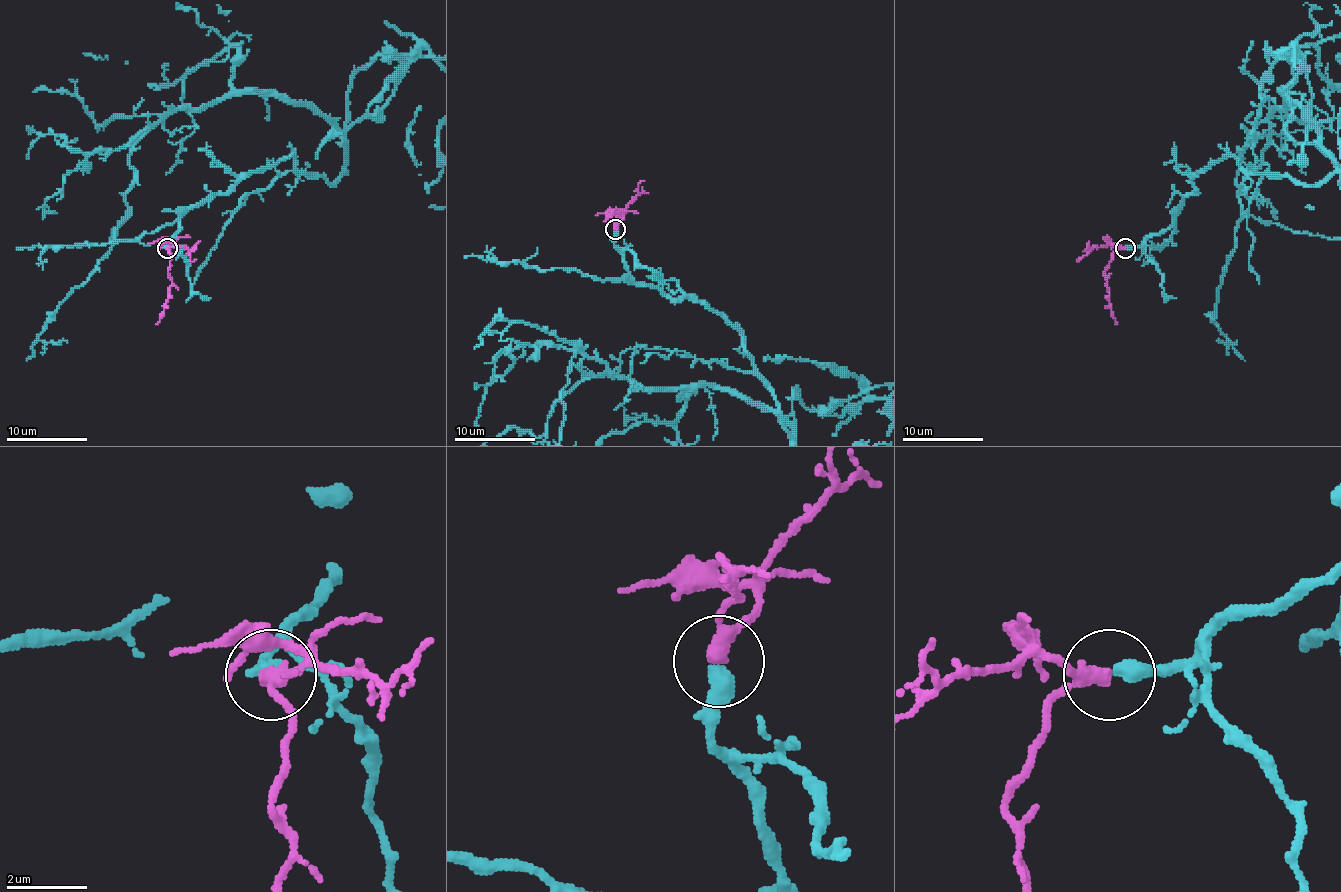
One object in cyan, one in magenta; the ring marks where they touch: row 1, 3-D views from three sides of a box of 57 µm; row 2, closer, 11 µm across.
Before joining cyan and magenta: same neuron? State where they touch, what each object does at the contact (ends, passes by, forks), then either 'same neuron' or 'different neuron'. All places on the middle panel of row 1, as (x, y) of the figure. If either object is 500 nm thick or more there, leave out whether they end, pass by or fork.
(615, 229) | cyan ends | magenta passes by | same neuron

